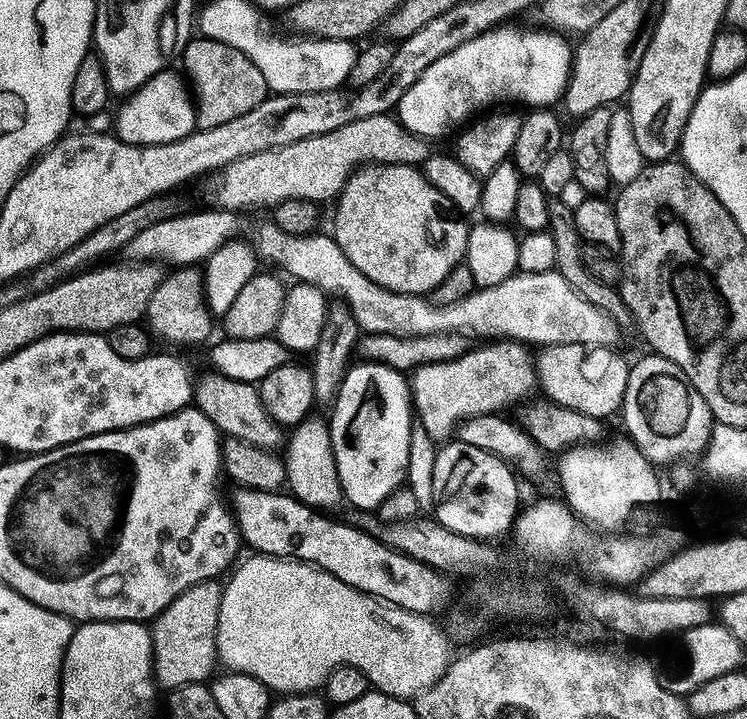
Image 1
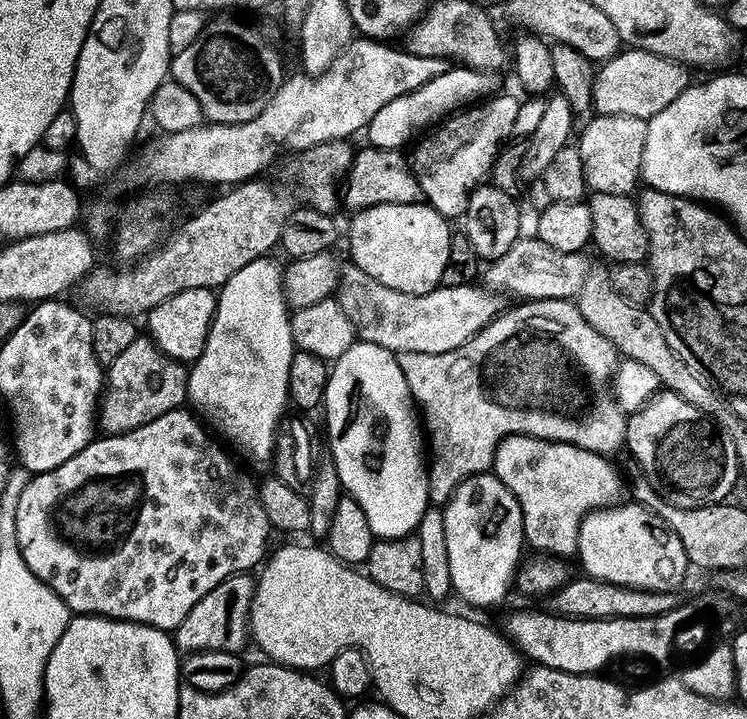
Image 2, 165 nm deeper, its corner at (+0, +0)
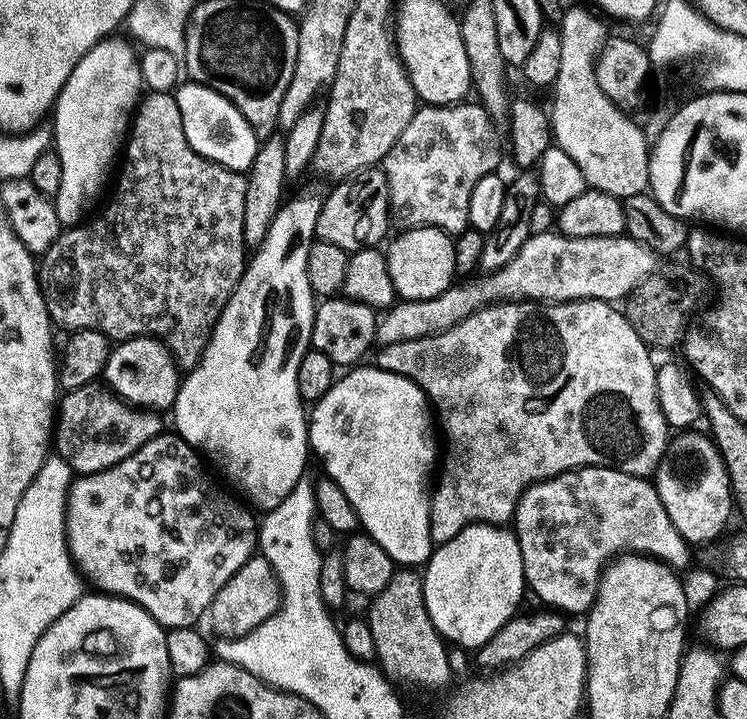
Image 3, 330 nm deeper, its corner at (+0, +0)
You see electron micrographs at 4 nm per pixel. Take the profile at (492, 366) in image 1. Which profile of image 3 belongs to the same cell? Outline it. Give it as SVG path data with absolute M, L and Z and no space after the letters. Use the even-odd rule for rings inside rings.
M565 300L563 302L497 302L489 304L486 308L479 308L474 314L470 314L462 322L458 322L450 330L445 332L434 332L430 336L423 336L422 338L414 338L406 342L390 342L389 344L379 345L375 349L376 360L374 360L375 367L393 372L399 376L410 378L427 396L429 405L434 409L435 419L438 421L439 431L442 433L442 440L448 443L448 449L443 449L442 463L438 468L438 479L434 484L434 491L431 493L432 501L430 502L430 538L433 545L439 546L450 542L450 538L454 538L461 530L468 528L471 524L494 524L497 526L504 526L509 523L516 515L516 501L520 499L520 495L526 491L530 485L537 484L540 480L549 480L552 476L557 476L563 472L570 472L573 468L591 468L599 466L601 468L620 468L626 474L631 476L642 476L645 478L651 477L655 473L656 468L660 464L660 459L664 457L664 451L668 448L670 439L670 427L666 422L666 418L660 409L660 399L656 393L656 373L658 371L657 365L652 365L653 353L650 351L648 345L644 344L642 338L635 332L634 326L627 320L625 314L615 303L606 300Z

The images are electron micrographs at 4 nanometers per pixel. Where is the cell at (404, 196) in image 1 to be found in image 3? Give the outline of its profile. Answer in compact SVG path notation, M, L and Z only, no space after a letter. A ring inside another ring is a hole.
M408 228L401 236L391 237L392 245L386 248L390 282L394 282L394 290L400 300L429 300L451 288L457 279L454 270L453 237L440 228Z

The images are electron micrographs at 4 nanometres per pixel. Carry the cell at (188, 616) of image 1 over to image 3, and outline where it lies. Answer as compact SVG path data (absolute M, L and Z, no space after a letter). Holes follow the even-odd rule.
M259 554L253 556L239 568L218 590L218 594L212 600L210 617L212 616L212 628L220 635L220 638L235 638L245 636L247 632L252 632L266 618L270 618L280 608L282 599L282 584L278 579L278 573L273 561Z

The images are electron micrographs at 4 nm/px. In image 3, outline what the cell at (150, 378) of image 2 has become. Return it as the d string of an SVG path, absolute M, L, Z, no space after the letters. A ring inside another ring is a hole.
M93 382L65 391L58 400L58 415L54 420L54 452L66 460L72 467L73 473L89 476L95 472L106 470L126 458L130 458L146 442L150 442L165 431L160 421L161 413L156 410L145 410L133 406L127 400L121 400L111 388L100 382Z

